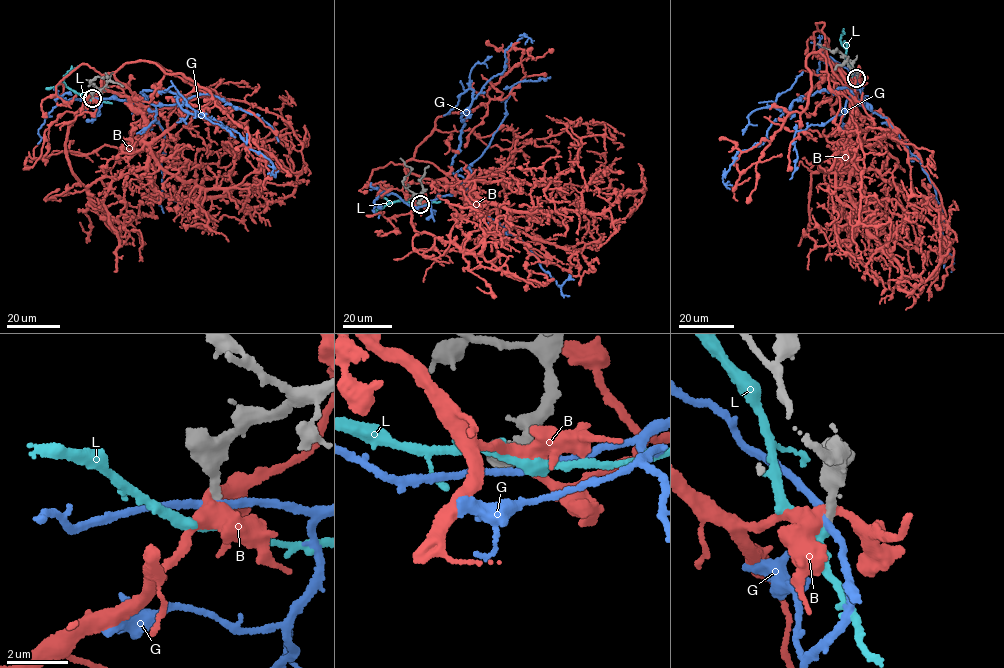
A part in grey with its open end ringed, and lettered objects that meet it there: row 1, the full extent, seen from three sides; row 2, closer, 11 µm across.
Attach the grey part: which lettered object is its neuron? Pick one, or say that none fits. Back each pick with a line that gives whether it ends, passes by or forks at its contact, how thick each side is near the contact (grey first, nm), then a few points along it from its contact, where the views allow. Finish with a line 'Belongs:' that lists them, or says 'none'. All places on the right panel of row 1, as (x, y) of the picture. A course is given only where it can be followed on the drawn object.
L: it passes by | 280/360 nm | via (856, 78), (845, 58), (846, 48), (840, 40), (843, 30)
Belongs: L

